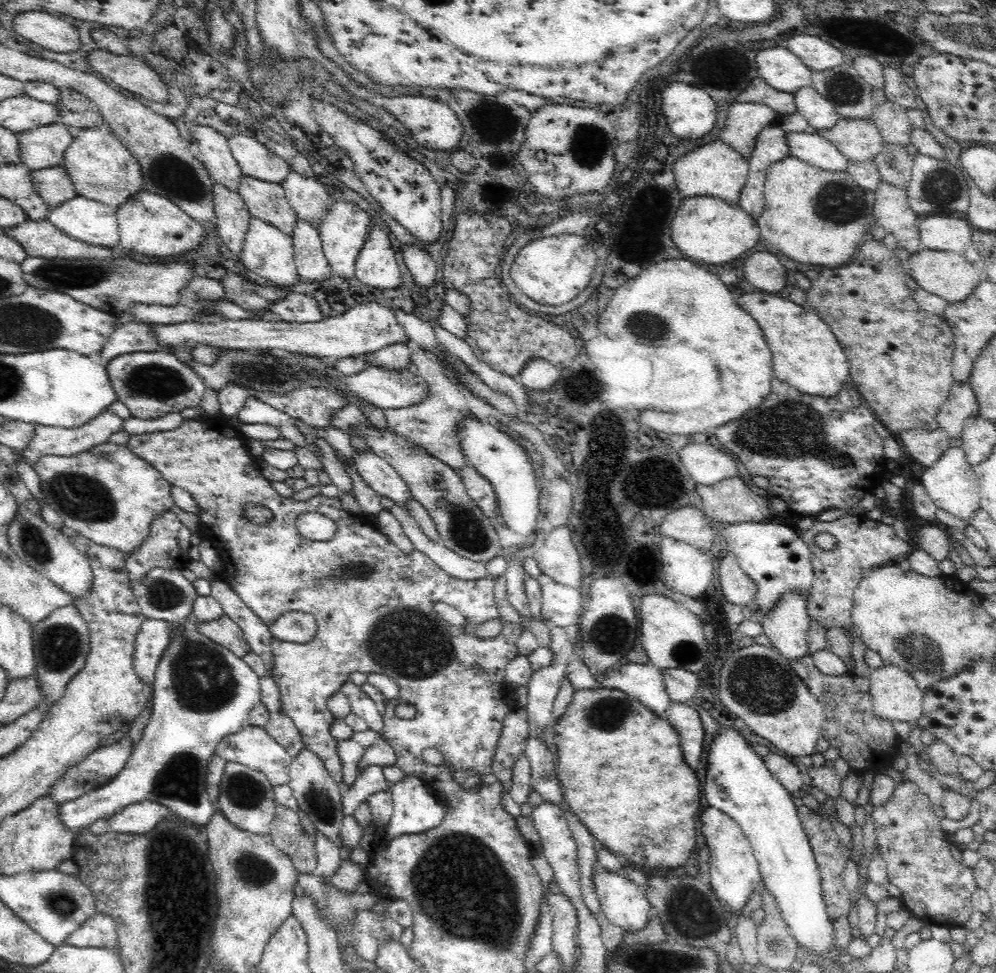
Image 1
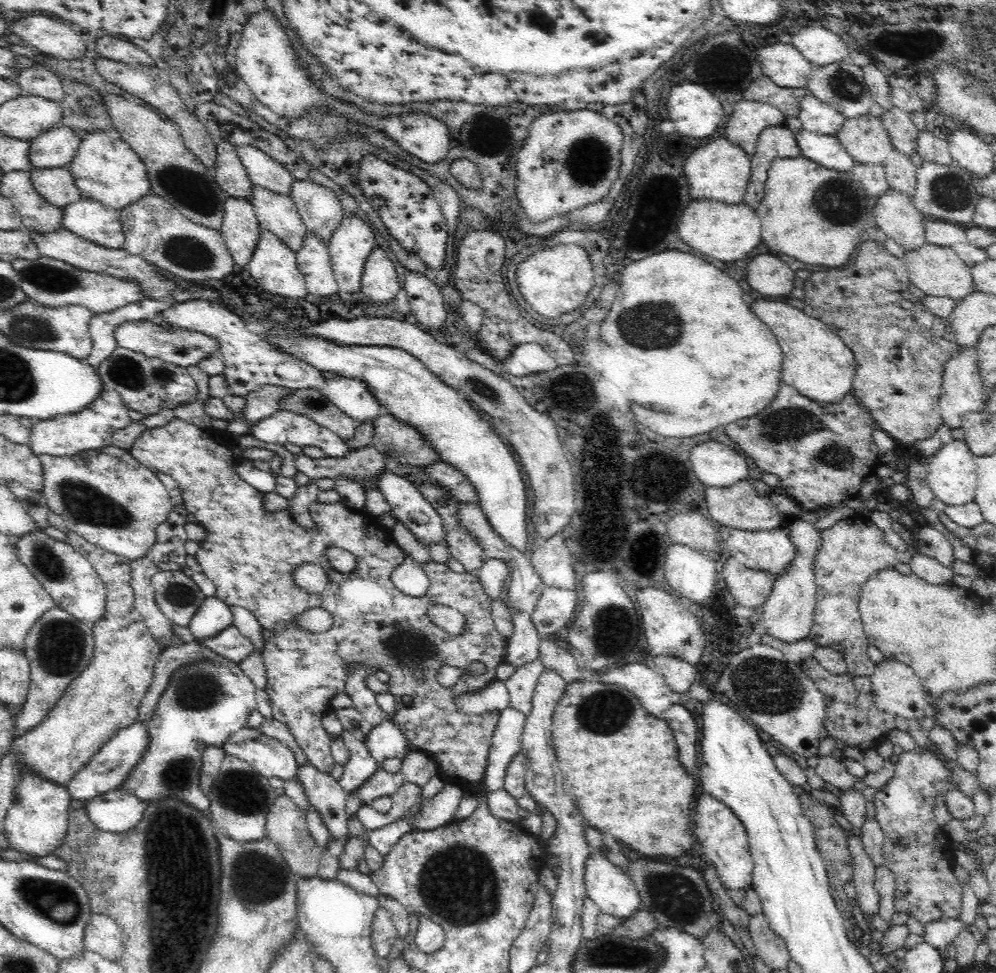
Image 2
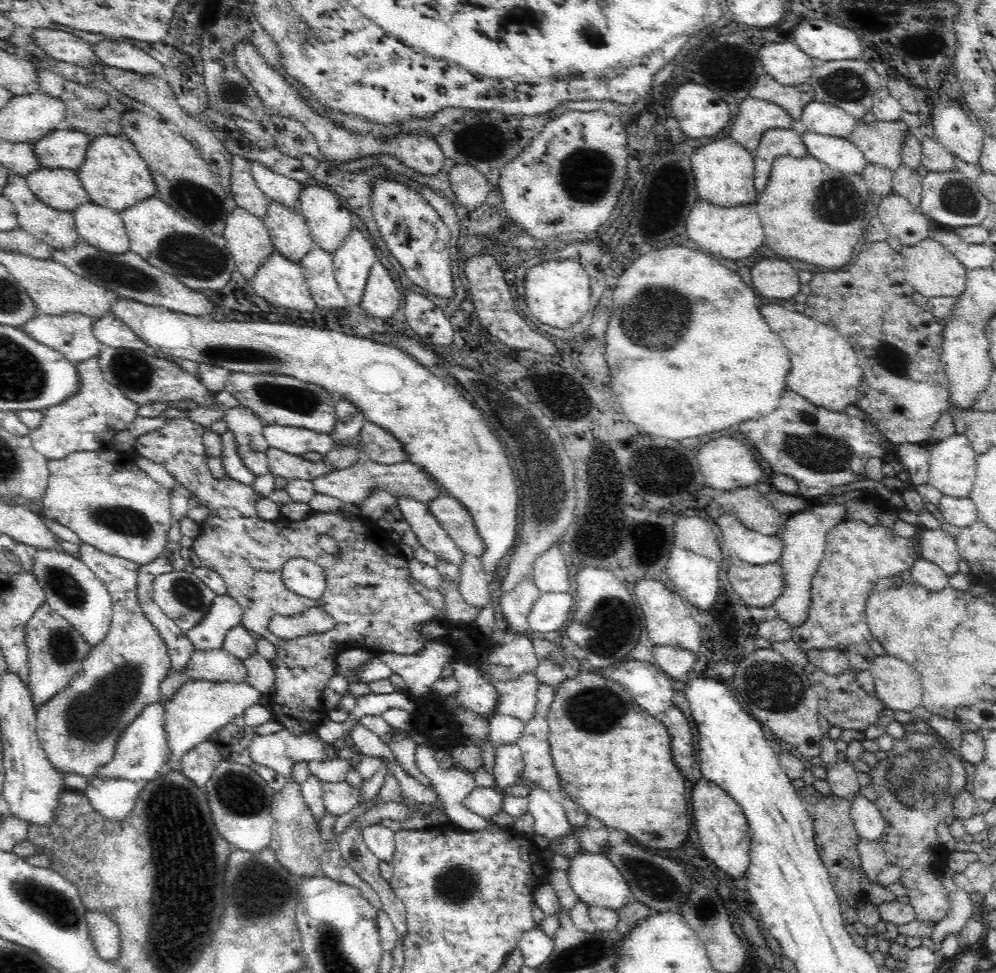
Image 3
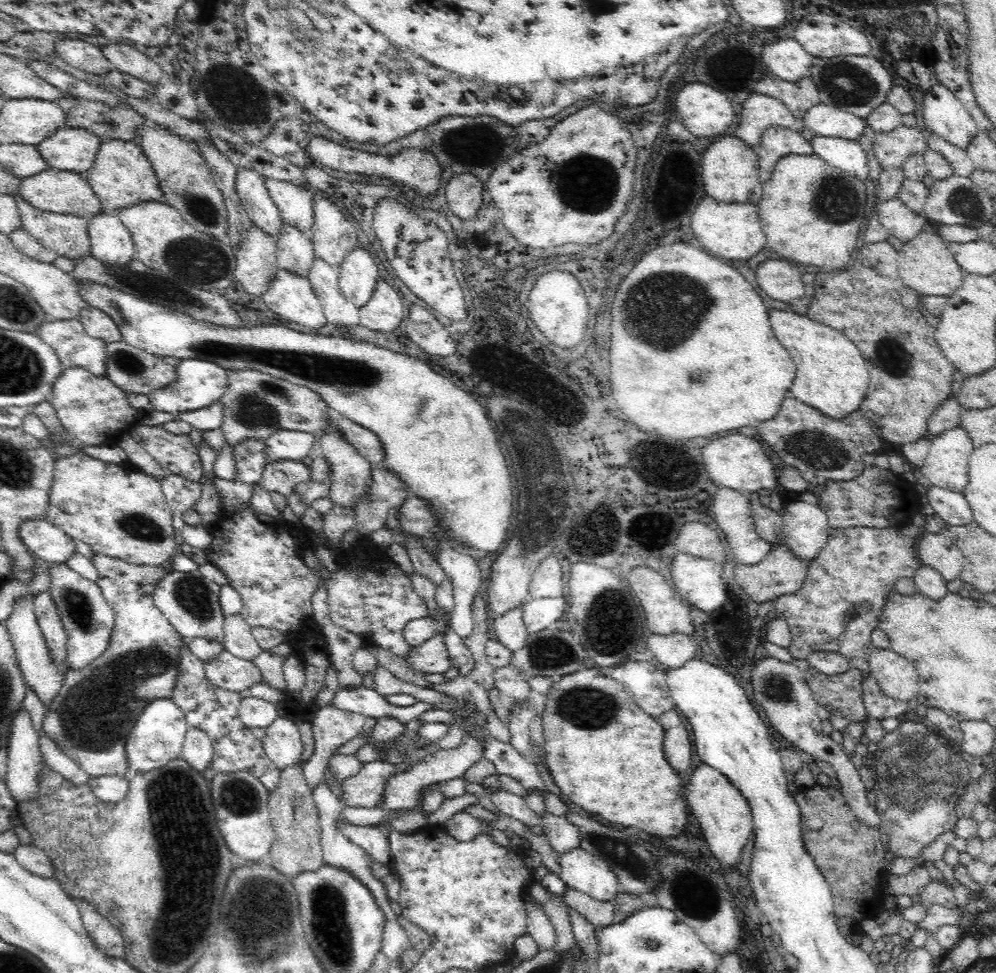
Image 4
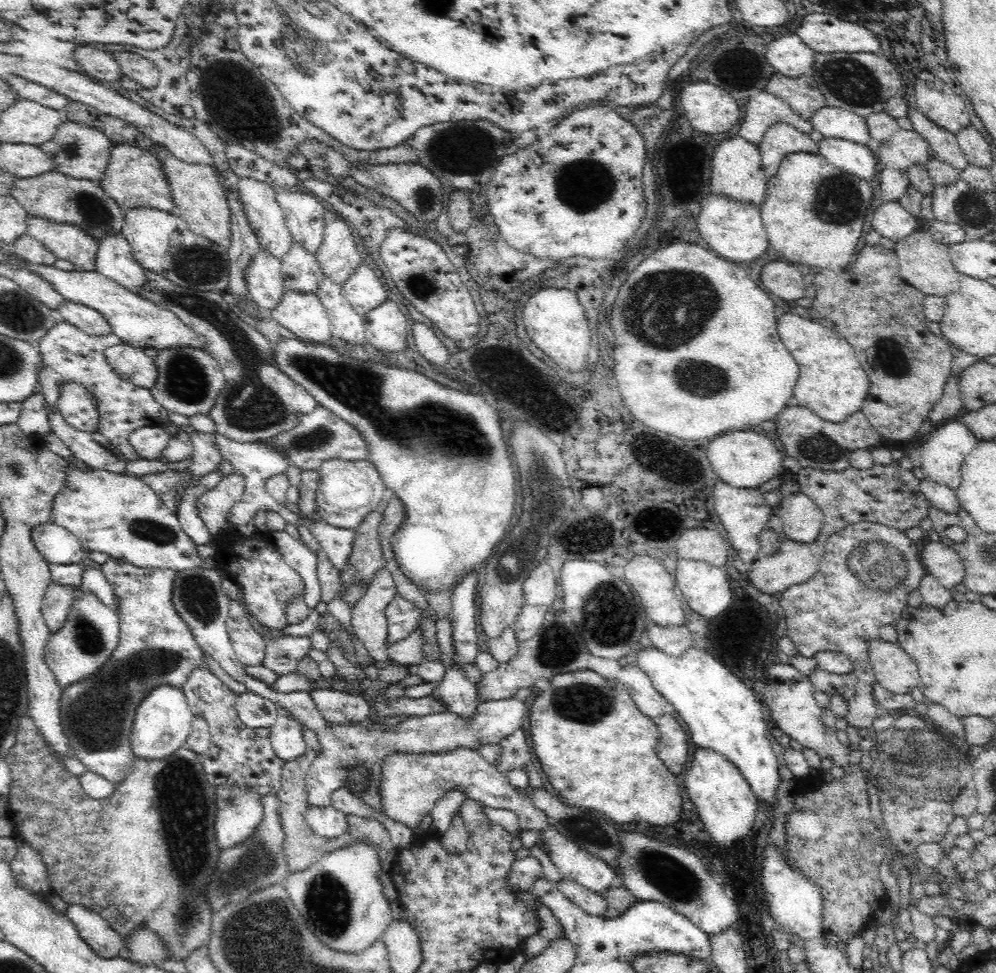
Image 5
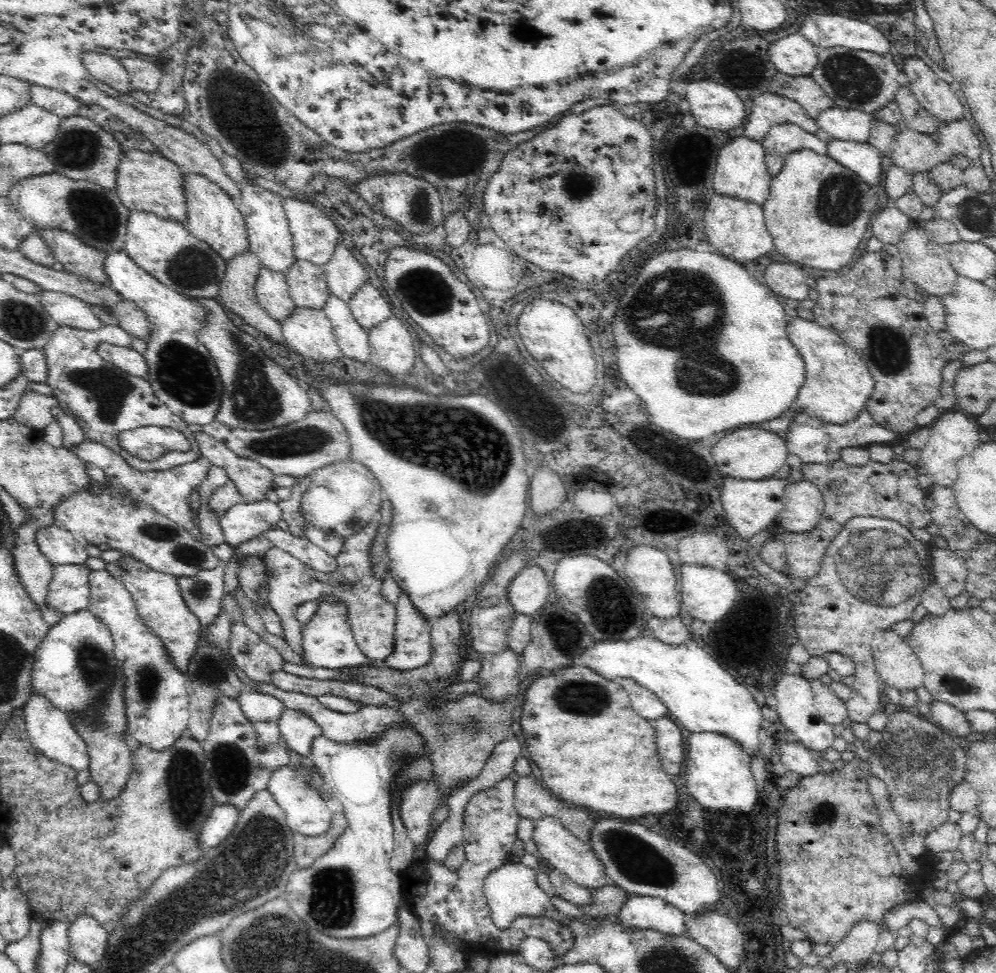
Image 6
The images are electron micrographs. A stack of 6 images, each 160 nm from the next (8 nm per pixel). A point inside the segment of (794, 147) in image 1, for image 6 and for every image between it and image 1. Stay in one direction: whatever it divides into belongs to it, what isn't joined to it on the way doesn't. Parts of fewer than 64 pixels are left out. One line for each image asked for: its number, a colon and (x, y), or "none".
2: (826, 150)
3: (839, 153)
4: (847, 156)
5: (855, 158)
6: (862, 158)

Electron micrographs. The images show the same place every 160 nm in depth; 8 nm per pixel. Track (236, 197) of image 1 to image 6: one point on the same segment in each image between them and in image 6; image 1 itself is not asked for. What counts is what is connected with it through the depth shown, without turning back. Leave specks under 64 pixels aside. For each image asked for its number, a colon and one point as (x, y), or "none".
2: (241, 231)
3: (250, 243)
4: (256, 262)
5: (264, 279)
6: (271, 288)

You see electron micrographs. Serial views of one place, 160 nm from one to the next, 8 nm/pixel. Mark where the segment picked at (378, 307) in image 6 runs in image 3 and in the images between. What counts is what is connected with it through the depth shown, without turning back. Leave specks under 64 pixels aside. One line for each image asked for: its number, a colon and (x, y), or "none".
3: (353, 261)
4: (358, 275)
5: (363, 290)

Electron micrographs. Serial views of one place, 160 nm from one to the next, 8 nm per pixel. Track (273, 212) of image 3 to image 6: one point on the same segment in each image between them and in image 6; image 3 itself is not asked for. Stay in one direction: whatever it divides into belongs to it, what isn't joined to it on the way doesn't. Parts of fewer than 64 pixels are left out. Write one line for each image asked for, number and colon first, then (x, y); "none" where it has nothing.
4: (295, 254)
5: (301, 272)
6: (307, 283)

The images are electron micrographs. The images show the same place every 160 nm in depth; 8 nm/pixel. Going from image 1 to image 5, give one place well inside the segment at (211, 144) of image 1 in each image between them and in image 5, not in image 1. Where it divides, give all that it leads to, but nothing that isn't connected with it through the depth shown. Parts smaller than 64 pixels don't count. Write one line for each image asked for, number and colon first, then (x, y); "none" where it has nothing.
2: (230, 173)
3: (247, 195)
4: (251, 189)
5: (259, 201)

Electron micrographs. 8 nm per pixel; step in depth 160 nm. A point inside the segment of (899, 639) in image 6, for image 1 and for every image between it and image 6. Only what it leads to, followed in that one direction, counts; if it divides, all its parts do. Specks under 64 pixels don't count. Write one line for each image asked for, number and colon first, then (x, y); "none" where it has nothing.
1: (895, 696)
2: (897, 690)
3: (898, 685)
4: (897, 677)
5: (894, 670)

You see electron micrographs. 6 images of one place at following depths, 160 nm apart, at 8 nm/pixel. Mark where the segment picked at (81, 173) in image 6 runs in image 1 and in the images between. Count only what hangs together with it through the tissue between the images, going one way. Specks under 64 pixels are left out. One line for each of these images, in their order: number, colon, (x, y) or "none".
1: (44, 146)
2: (57, 147)
3: (61, 149)
4: (69, 149)
5: (81, 152)

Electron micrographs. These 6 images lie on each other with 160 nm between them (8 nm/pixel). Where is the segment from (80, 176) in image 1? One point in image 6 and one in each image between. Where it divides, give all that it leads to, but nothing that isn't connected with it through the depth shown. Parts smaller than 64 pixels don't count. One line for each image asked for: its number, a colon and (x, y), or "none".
2: (105, 169)
3: (115, 176)
4: (122, 176)
5: (134, 178)
6: (147, 182)

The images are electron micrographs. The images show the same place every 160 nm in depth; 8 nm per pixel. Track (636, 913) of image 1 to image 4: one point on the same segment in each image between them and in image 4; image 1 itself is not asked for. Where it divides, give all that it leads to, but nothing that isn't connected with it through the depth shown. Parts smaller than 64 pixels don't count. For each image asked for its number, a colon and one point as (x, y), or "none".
2: (607, 884)
3: (596, 881)
4: (579, 869)

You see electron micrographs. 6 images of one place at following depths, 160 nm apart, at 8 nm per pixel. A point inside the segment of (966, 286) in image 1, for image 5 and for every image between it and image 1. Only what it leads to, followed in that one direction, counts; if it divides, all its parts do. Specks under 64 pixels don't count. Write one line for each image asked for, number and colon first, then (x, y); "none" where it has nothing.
2: (936, 270)
3: (931, 270)
4: (926, 265)
5: (924, 263)

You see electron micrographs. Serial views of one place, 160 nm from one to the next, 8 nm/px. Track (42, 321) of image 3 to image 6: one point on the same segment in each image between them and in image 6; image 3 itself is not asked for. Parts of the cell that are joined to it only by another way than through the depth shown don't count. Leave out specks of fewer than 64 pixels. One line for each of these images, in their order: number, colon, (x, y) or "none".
4: (74, 348)
5: (122, 407)
6: (104, 400)

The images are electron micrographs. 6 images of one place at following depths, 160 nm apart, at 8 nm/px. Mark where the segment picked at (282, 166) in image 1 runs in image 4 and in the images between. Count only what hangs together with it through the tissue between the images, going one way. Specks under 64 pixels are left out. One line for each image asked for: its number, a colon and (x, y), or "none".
2: (262, 170)
3: (277, 188)
4: (295, 205)

